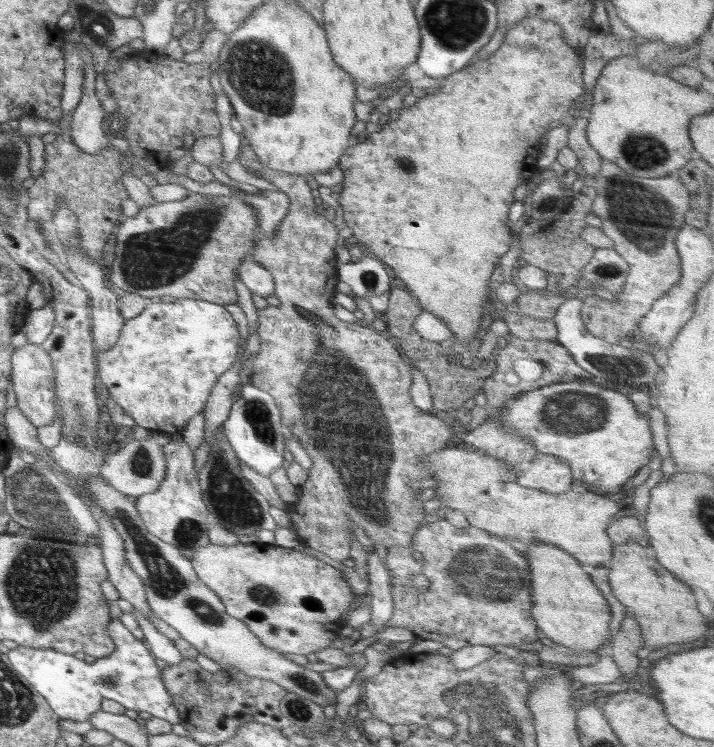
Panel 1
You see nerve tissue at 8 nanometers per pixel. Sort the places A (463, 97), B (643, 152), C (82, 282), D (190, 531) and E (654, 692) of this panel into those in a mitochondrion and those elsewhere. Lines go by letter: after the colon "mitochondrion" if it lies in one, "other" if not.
A: other
B: mitochondrion
C: other
D: mitochondrion
E: other

